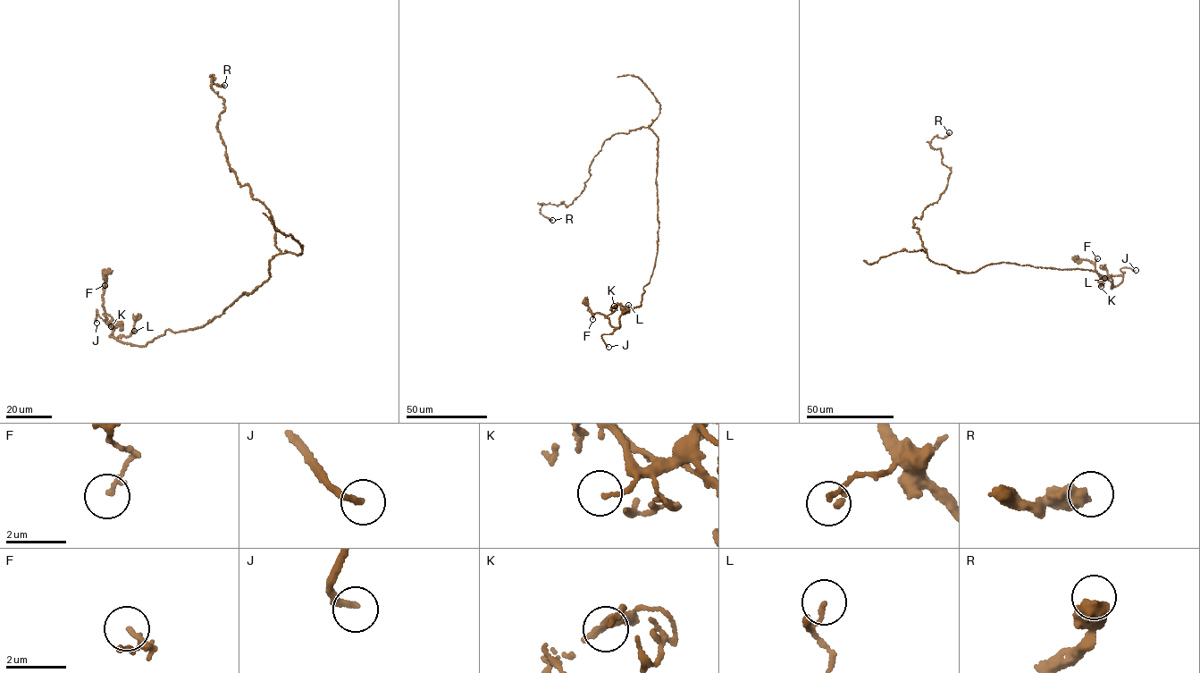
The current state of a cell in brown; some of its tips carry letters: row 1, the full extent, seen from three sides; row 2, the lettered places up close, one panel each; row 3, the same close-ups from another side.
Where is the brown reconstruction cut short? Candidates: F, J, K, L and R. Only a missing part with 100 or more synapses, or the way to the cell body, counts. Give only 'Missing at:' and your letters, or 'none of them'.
Missing at: J

